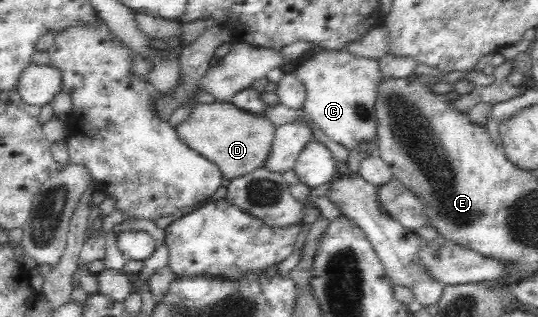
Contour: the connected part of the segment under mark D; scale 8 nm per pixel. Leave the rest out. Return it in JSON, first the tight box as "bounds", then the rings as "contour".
{"bounds":[176,101,276,180],"contour":[[[214,101],[193,107],[191,114],[176,126],[176,133],[183,144],[216,164],[222,178],[231,180],[263,166],[276,127],[266,117],[243,113],[230,101]]]}

